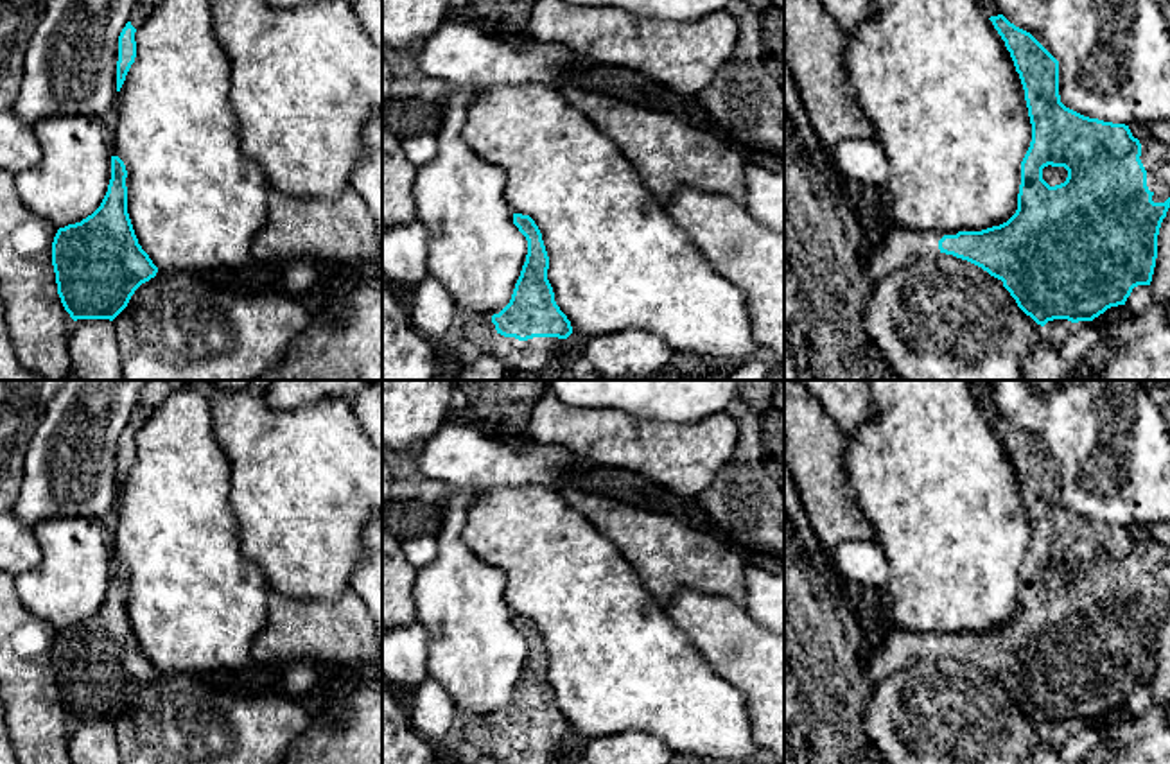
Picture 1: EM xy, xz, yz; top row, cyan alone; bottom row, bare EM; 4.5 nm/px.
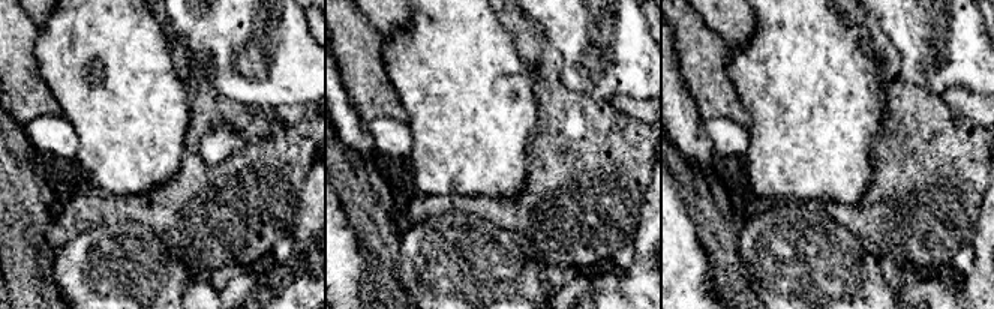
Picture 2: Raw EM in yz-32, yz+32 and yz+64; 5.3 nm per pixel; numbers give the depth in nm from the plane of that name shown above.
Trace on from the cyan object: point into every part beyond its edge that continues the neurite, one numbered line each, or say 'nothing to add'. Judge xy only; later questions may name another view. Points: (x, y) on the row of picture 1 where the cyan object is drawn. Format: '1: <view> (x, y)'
1: xy (144, 8)

